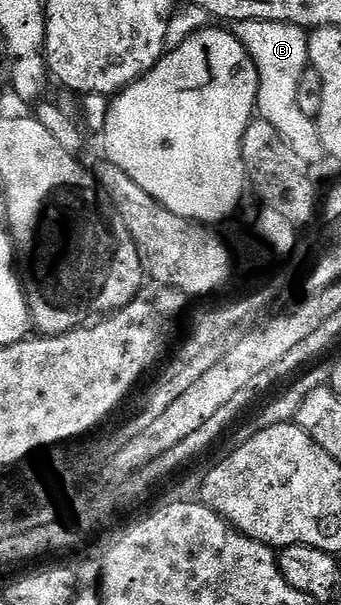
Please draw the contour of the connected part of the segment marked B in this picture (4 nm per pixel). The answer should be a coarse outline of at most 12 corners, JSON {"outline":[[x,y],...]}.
{"outline":[[290,23],[234,25],[254,59],[259,120],[312,159],[318,125],[298,107],[309,34]]}

